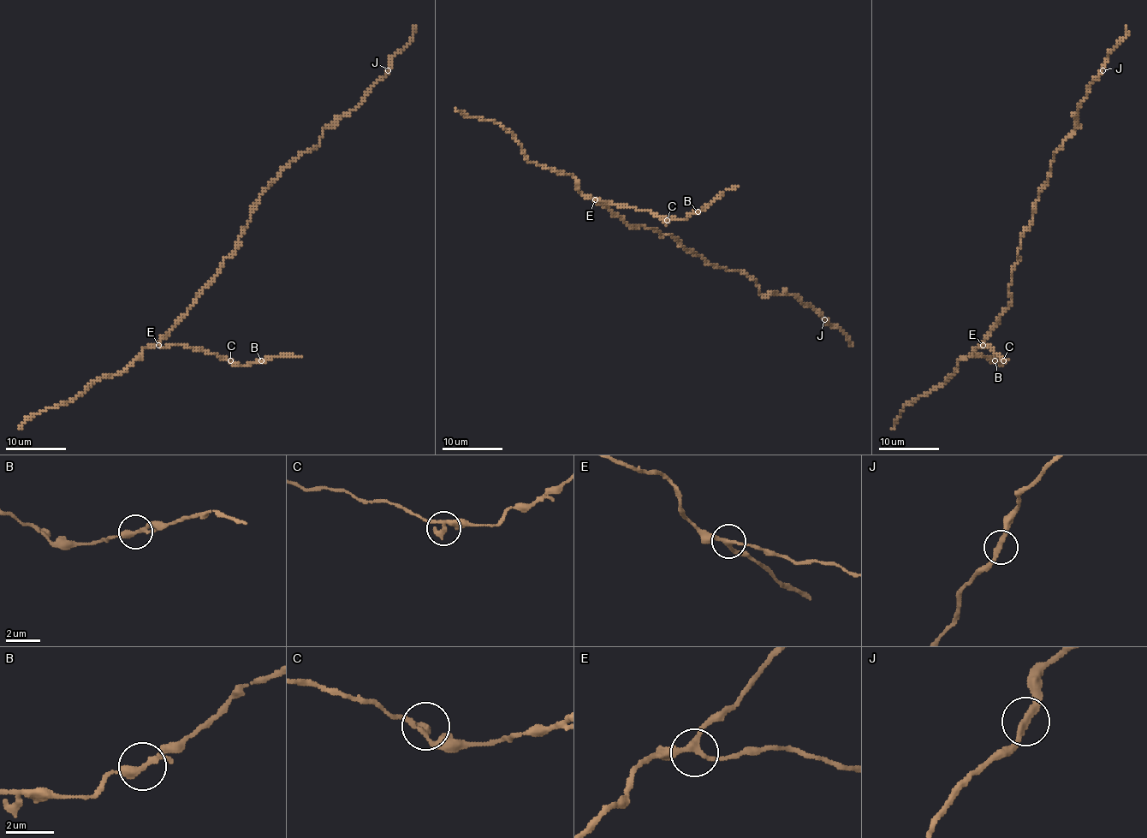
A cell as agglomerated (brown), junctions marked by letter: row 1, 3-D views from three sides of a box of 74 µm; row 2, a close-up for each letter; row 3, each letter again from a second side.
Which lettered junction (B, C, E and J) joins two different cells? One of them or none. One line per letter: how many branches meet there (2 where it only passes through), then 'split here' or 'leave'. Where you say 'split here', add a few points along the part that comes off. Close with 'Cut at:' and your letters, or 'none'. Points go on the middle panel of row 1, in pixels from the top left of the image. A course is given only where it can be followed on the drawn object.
B: branches 3; leave
C: branches 2; leave
E: branches 3; leave
J: branches 2; leave
Cut at: none

